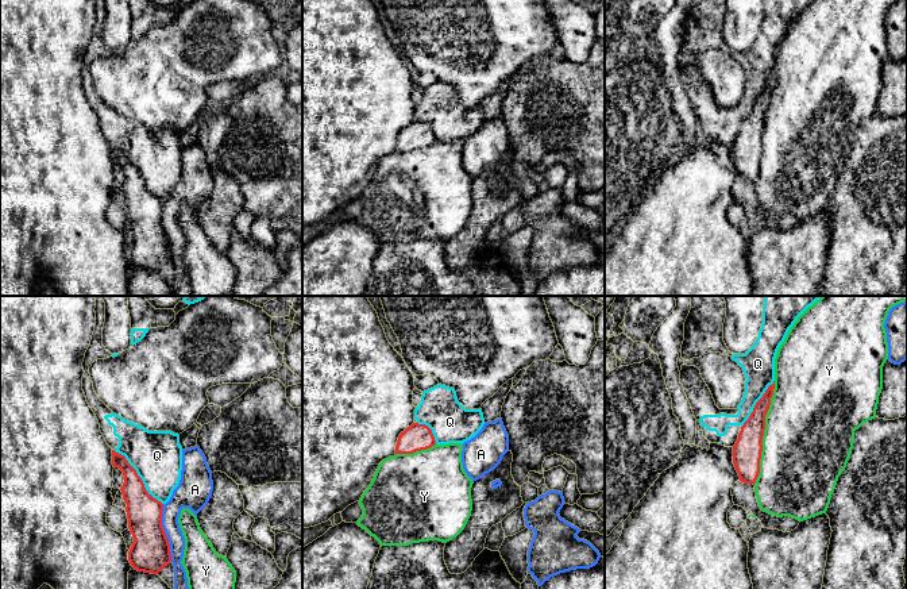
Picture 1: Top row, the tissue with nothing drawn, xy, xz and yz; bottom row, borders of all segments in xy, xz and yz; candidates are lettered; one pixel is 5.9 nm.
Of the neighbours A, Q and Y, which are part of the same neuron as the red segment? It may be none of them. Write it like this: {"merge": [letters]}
{"merge": []}

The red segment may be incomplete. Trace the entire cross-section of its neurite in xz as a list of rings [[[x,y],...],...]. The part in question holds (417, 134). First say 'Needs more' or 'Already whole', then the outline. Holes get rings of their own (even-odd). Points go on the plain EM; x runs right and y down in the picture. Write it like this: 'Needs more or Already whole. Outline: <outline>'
Already whole. Outline: [[[413,120],[400,131],[395,151],[413,151],[436,142],[432,127],[425,122]]]

